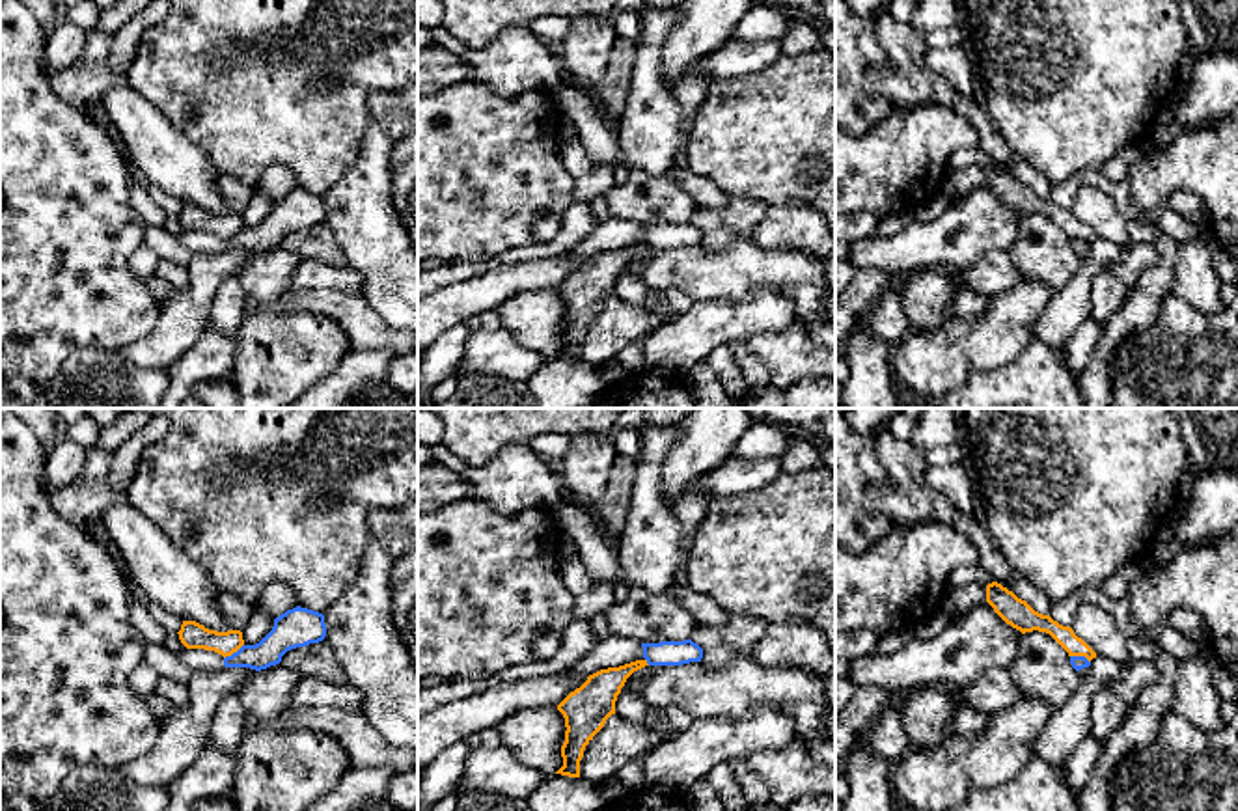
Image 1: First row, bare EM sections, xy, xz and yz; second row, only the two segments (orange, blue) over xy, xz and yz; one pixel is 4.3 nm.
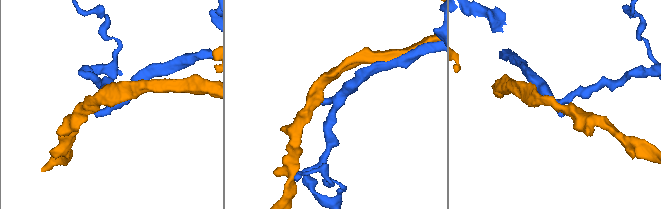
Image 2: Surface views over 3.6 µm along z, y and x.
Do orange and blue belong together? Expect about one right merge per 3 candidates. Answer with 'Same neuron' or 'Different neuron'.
Different neuron

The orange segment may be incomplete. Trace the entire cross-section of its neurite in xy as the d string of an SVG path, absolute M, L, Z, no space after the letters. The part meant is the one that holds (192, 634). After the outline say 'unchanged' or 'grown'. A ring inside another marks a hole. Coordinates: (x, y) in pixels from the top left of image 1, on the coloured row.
M183 621L181 630L177 634L186 649L214 651L224 658L231 656L244 645L241 630L216 632L205 628L196 621Z; unchanged

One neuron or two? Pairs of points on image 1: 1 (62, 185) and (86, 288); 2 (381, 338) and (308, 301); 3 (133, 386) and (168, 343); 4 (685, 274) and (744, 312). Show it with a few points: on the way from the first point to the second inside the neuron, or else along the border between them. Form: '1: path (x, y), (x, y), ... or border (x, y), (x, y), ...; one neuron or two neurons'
1: path (66, 211), (66, 248), (77, 261); one neuron
2: path (362, 323), (349, 310), (327, 302); one neuron
3: border (118, 351), (131, 364), (166, 371); two neurons
4: border (765, 286), (756, 286), (746, 295), (694, 301); two neurons

